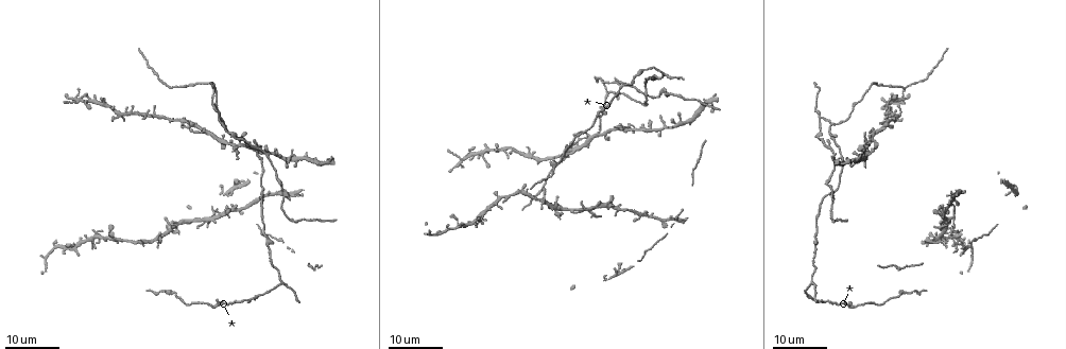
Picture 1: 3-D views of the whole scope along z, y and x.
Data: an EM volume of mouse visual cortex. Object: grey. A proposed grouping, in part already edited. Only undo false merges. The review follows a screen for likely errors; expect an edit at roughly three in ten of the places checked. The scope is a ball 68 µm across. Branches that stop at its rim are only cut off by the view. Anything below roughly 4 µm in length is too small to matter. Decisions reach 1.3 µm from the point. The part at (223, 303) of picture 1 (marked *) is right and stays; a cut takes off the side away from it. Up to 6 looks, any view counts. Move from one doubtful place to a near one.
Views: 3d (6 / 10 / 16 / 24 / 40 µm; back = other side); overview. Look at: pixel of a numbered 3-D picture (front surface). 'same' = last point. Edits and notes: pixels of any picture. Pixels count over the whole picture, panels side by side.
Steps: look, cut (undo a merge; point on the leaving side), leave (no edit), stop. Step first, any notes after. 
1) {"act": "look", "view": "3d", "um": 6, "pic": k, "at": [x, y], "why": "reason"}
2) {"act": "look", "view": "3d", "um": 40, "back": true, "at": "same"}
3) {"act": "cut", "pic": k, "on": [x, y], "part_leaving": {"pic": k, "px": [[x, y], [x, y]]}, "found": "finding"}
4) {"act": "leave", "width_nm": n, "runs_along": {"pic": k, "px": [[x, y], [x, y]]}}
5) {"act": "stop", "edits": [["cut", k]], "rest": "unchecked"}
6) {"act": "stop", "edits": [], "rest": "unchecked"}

{"act": "look", "view": "3d", "um": 16, "pic": 1, "at": [939, 239], "why": "thin arm on a thick one"}

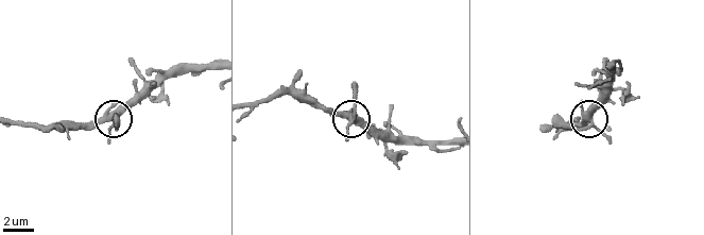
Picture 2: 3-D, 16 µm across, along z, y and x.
{"act": "look", "view": "3d", "um": 6, "pic": 2, "at": [590, 122]}

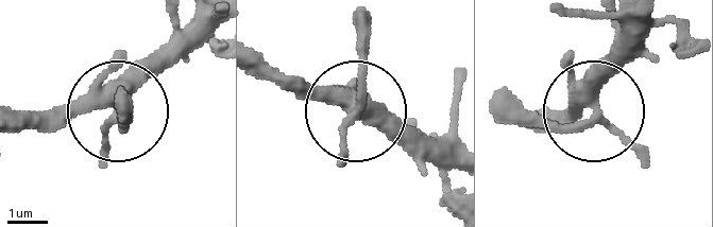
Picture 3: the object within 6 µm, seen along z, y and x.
{"act": "look", "view": "3d", "um": 6, "back": true, "pic": 3, "at": [596, 112], "why": "from behind"}

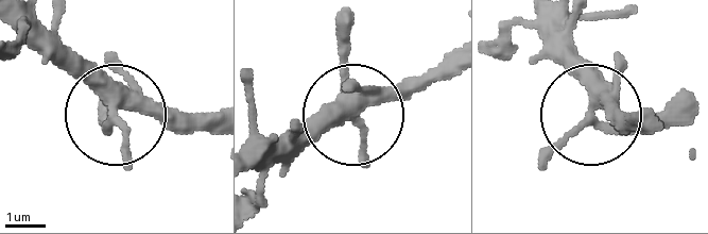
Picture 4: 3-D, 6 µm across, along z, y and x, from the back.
{"act": "leave", "found": "all the same cell"}

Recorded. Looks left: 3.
{"act": "look", "view": "3d", "um": 16, "pic": 1, "at": [641, 215], "why": "two arms in line, one across"}

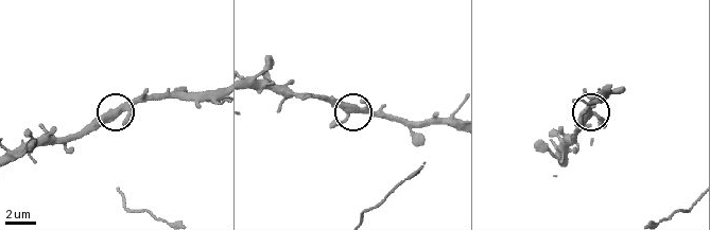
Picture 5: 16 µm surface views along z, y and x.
{"act": "look", "view": "3d", "um": 6, "pic": 5, "at": [347, 114], "why": "zoom in"}

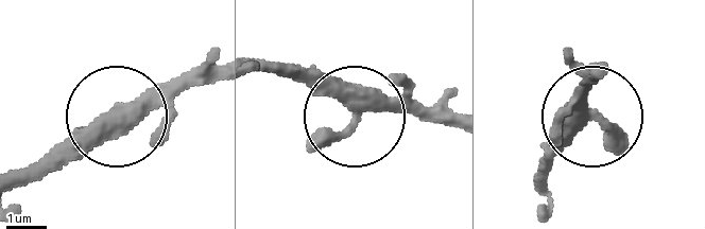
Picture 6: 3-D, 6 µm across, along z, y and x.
{"act": "leave", "found": "all the same cell"}

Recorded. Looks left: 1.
{"act": "stop", "edits": [], "rest": "unchecked"}

